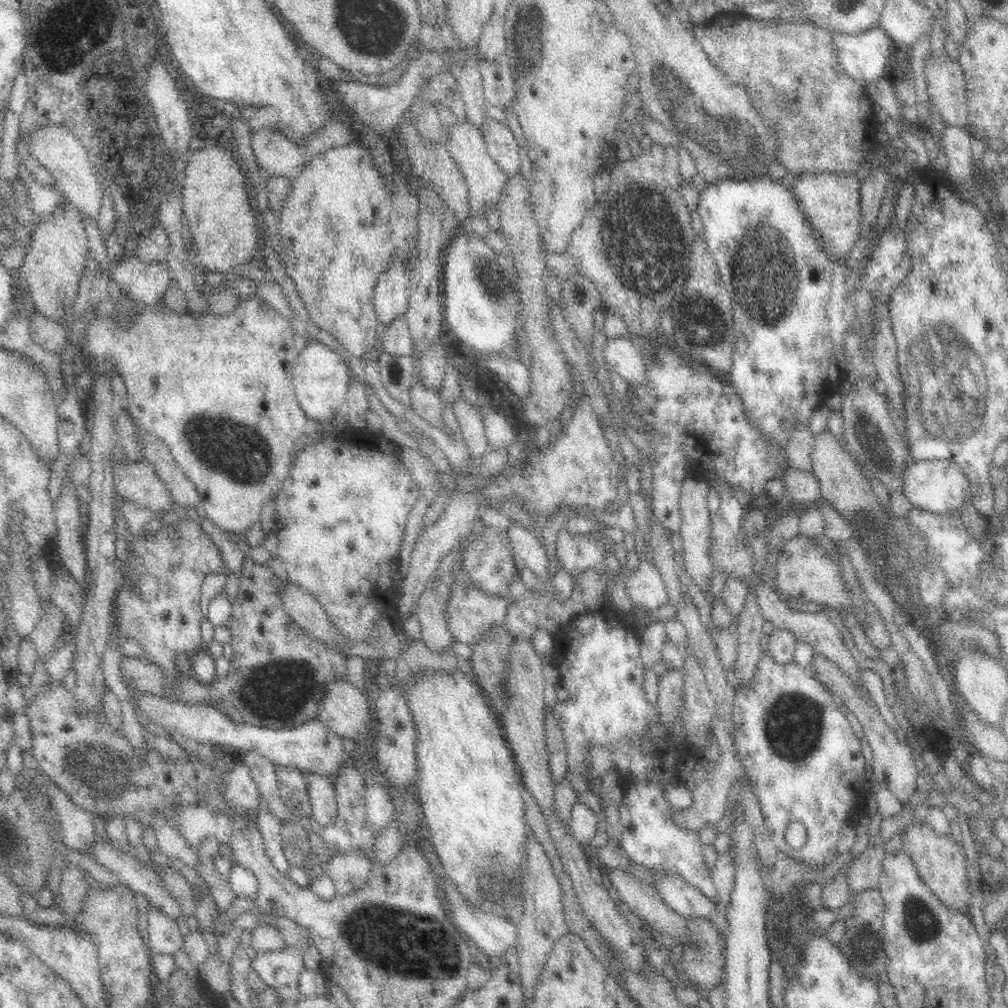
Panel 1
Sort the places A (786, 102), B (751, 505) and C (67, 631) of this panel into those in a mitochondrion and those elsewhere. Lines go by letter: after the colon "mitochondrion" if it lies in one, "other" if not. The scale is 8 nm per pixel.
A: mitochondrion
B: other
C: other

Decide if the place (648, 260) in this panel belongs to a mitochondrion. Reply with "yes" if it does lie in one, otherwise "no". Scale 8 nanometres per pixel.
yes

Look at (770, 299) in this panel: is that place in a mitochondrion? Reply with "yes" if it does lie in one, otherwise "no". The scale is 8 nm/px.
yes

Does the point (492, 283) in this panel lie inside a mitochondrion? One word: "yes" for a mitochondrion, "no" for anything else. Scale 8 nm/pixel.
yes

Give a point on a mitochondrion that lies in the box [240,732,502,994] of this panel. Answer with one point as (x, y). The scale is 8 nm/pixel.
(385, 941)

